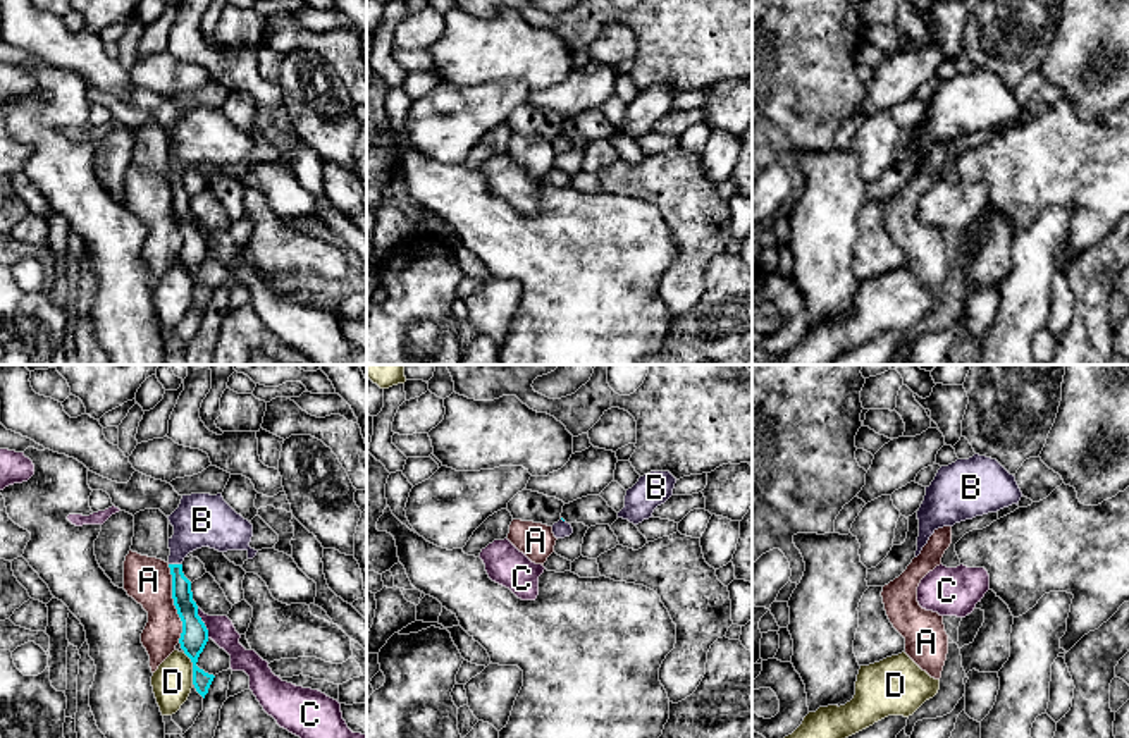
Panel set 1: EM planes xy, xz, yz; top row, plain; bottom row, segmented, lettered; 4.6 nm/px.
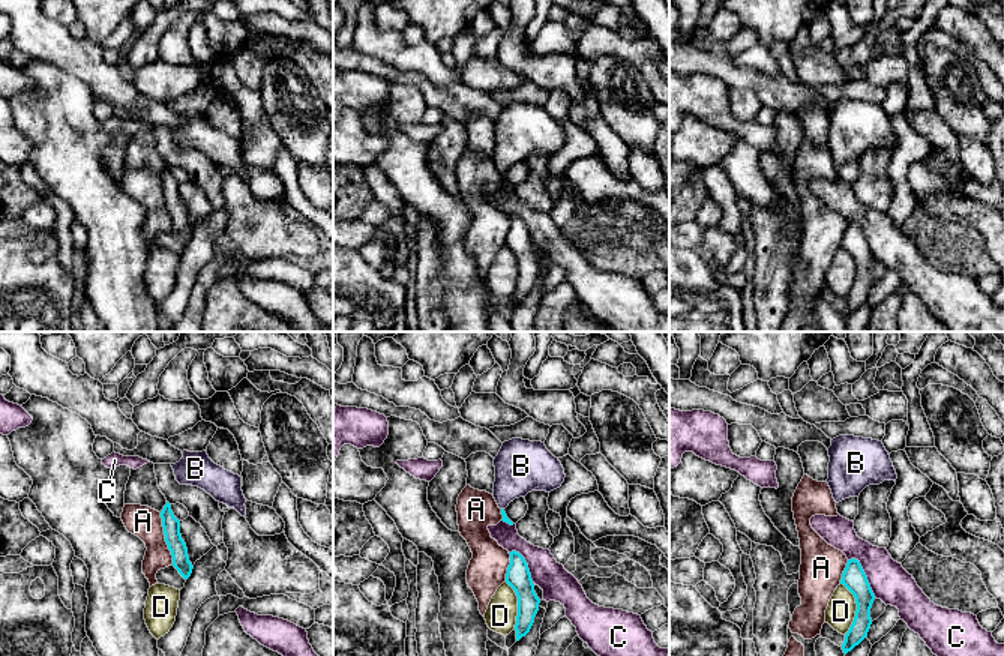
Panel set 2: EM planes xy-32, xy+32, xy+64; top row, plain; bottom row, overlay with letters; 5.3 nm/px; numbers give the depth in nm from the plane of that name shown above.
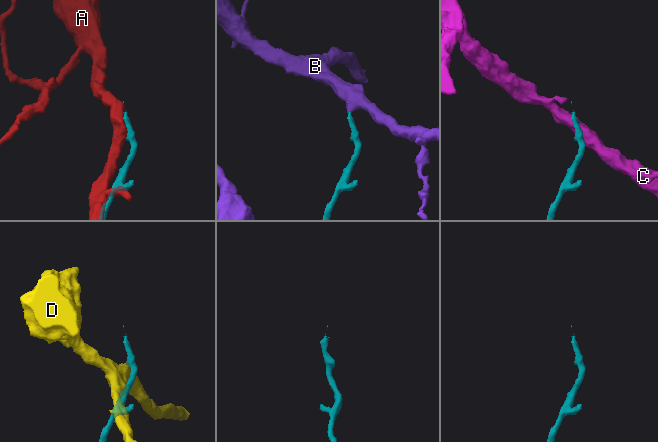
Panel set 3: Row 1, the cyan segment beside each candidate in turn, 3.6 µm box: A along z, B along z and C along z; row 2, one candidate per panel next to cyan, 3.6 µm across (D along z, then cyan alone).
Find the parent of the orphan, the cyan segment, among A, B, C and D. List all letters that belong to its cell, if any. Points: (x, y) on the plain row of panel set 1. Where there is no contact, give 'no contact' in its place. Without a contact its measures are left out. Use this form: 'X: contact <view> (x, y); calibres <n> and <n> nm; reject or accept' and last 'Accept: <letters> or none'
A: contact xy (174, 219); calibres 130 and 220 nm; reject
B: contact xy (176, 179); calibres 100 and 260 nm; accept
C: contact xy (203, 238); calibres 130 and 120 nm; reject
D: contact xy (193, 282); calibres 130 and 190 nm; reject
Accept: B

